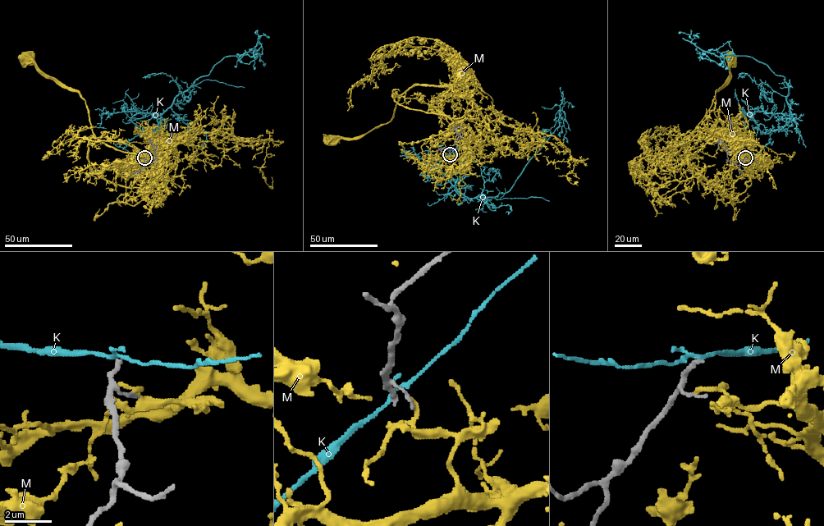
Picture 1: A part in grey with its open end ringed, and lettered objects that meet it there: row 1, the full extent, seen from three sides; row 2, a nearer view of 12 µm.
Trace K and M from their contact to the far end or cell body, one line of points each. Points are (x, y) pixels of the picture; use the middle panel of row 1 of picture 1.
K: (449, 154), (424, 174), (465, 198), (496, 197), (559, 126), (559, 110), (543, 129), (549, 137)
M: (450, 153), (462, 159), (477, 144), (485, 121), (467, 97), (449, 87), (411, 86), (388, 122), (332, 144)

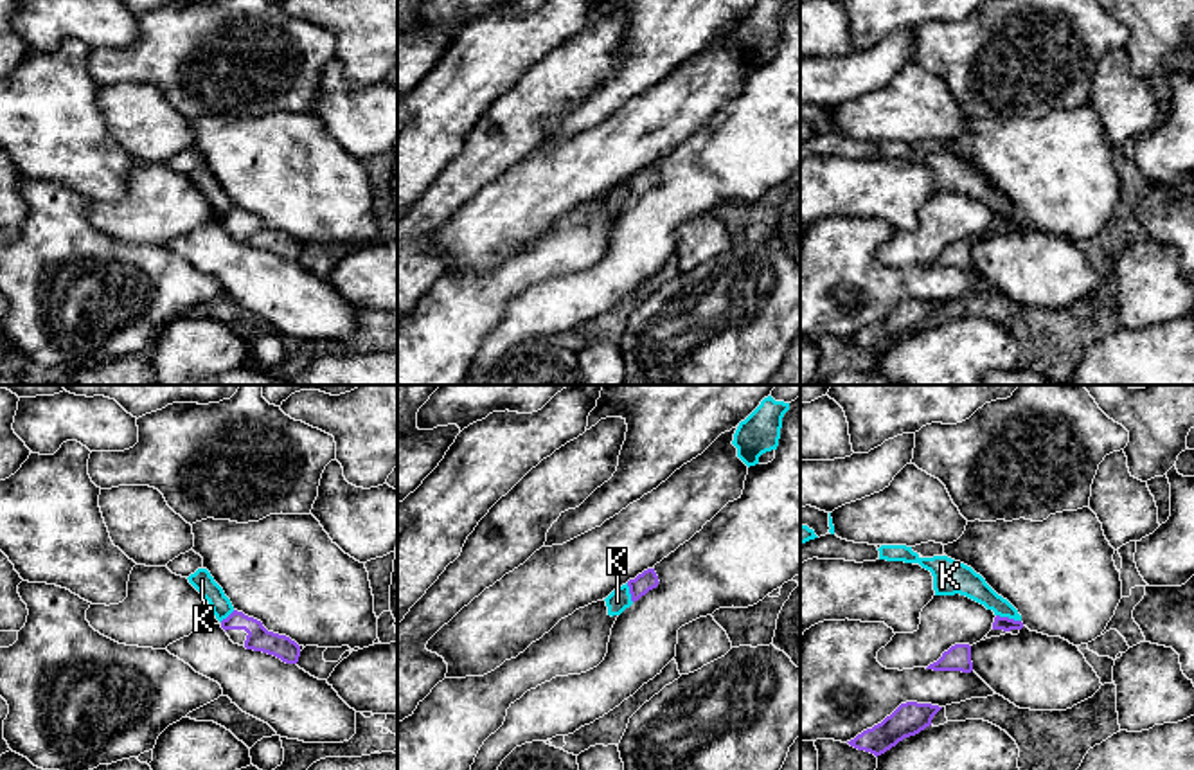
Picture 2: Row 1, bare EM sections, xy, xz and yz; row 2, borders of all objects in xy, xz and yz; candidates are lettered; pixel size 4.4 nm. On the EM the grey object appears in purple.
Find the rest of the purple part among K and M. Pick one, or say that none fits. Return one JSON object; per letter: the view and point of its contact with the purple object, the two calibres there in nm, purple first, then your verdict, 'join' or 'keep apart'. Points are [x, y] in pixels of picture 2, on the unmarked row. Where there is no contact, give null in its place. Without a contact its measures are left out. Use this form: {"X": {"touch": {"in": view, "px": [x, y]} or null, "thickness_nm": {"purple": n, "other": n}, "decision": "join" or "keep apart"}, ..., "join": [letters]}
{"K": {"touch": {"in": "yz", "px": [1007, 214]}, "thickness_nm": {"purple": 60, "other": 120}, "decision": "keep apart"}, "M": {"touch": null, "decision": "keep apart"}, "join": []}

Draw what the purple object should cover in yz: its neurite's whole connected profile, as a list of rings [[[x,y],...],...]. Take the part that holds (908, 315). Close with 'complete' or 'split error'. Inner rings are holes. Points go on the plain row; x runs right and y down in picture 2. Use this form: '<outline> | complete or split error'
[[[906,299],[901,300],[890,313],[872,326],[863,327],[854,336],[847,338],[858,347],[874,351],[876,354],[896,344],[904,335],[915,333],[931,322],[933,313],[942,304],[931,300]]] | complete

